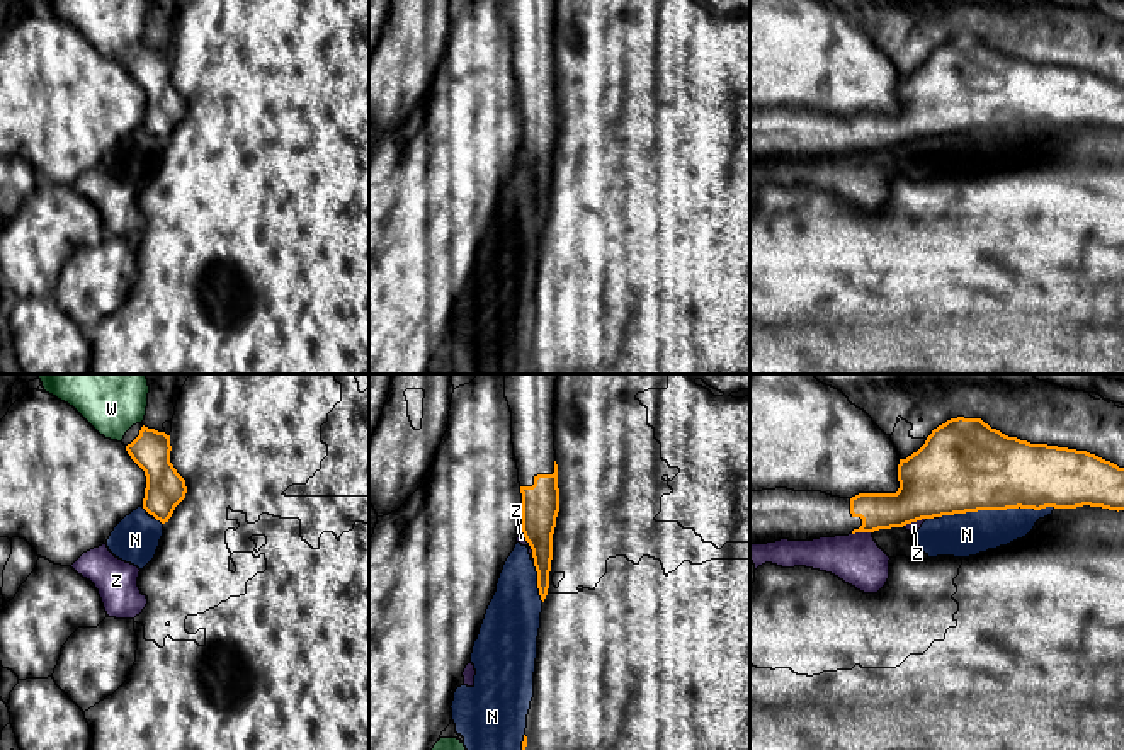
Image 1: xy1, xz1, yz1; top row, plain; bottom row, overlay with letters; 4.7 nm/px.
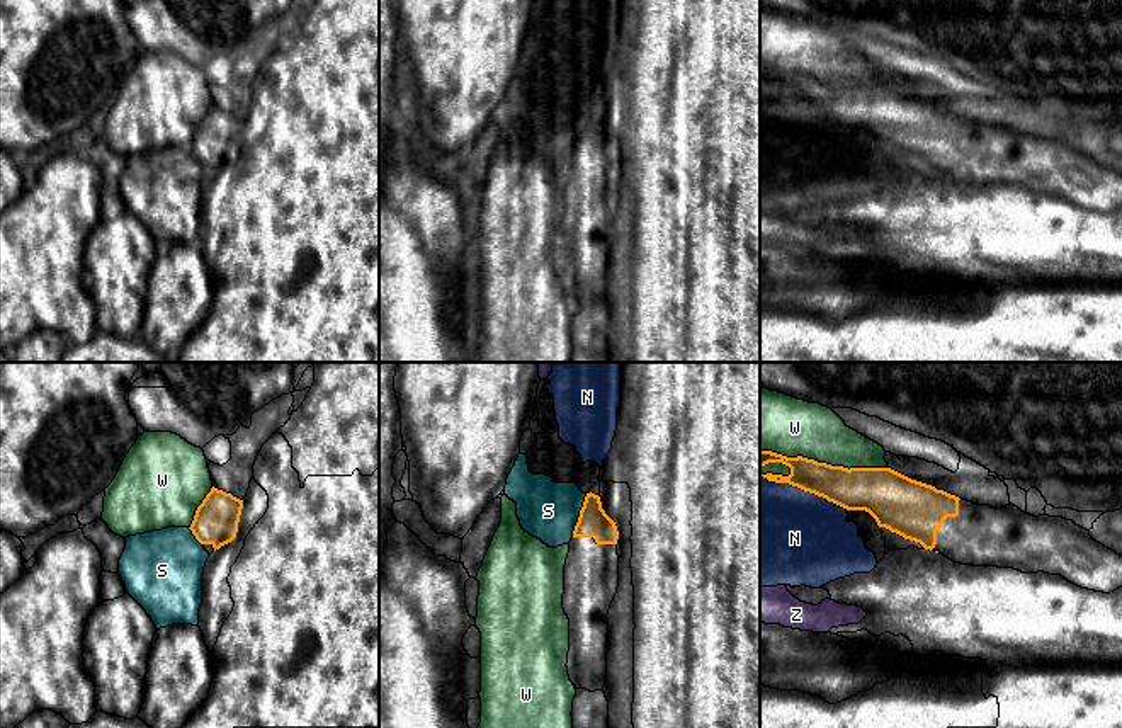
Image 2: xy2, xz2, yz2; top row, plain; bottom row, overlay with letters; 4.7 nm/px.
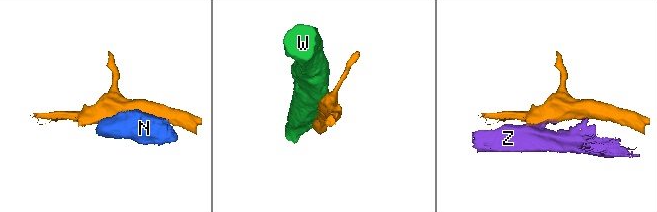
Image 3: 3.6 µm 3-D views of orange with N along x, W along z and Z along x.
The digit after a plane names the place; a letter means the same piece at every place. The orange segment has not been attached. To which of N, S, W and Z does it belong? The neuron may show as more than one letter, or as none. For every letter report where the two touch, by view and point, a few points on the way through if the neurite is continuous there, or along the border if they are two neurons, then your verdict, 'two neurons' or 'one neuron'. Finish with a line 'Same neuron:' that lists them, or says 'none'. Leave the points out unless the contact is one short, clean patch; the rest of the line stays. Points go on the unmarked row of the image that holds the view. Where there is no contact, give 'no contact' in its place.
N: yz1 (997, 128) | two neurons
S: xz2 (580, 135) | along xz2 (587, 113), (572, 155) | two neurons
W: yz2 (823, 82) | two neurons
Z: yz1 (861, 150) | along yz1 (871, 150), (856, 150), (852, 153) | two neurons
Same neuron: none

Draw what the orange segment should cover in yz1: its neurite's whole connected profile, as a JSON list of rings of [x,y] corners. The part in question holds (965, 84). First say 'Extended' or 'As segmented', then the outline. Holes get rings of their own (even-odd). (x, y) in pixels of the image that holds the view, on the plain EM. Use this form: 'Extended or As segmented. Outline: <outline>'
Extended. Outline: [[[957,36],[934,48],[917,71],[900,78],[898,100],[896,112],[859,112],[852,117],[787,107],[750,111],[750,163],[874,151],[978,129],[1083,124],[1124,129],[1124,87],[1087,70],[1008,56],[981,37]]]

